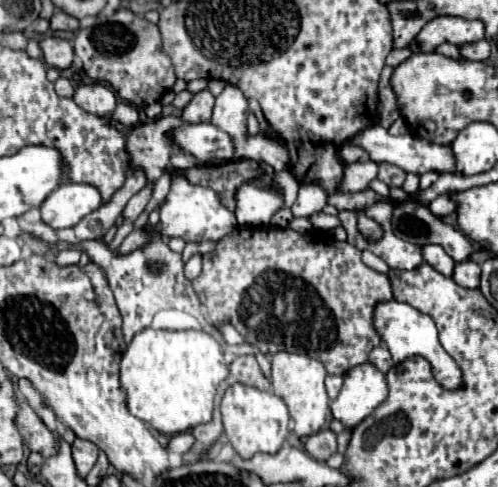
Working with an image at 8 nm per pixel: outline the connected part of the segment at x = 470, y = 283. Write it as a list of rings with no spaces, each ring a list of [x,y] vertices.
[[[461,261],[461,265],[455,263],[453,281],[457,281],[457,285],[475,289],[475,287],[479,287],[479,277],[481,277],[481,269],[477,263],[473,263],[473,261]]]

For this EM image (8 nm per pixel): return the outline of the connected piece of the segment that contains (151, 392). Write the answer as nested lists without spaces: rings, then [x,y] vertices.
[[[143,329],[133,337],[121,359],[121,389],[127,397],[127,409],[137,419],[149,423],[153,429],[165,435],[177,435],[191,431],[197,425],[209,423],[213,413],[215,391],[227,377],[227,365],[219,341],[205,331],[155,331]]]

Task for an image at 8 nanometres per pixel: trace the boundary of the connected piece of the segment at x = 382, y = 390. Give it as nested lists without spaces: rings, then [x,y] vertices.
[[[361,363],[343,375],[343,387],[331,403],[331,413],[347,427],[359,425],[387,399],[385,375],[371,363]]]

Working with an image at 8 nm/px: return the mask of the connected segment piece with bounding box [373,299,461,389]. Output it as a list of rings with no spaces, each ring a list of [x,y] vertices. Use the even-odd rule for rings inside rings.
[[[395,299],[381,301],[381,305],[377,305],[377,309],[373,309],[373,327],[377,329],[377,335],[387,343],[395,363],[401,363],[413,355],[421,355],[431,363],[433,375],[443,387],[447,387],[447,389],[461,387],[461,369],[451,359],[451,355],[441,347],[435,321],[429,315],[423,315],[421,311],[413,309],[411,305],[399,303]]]

